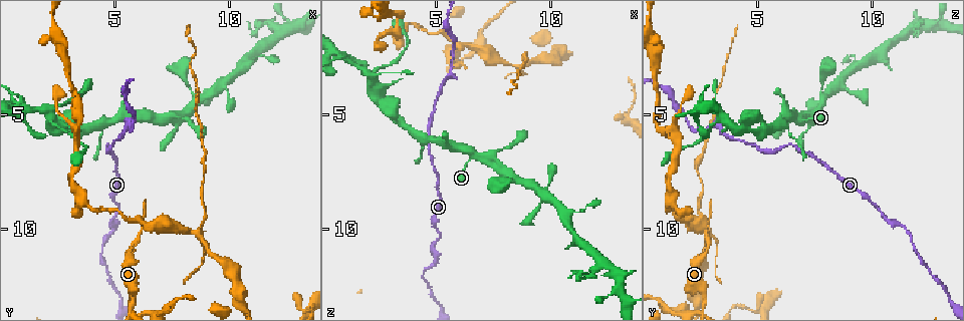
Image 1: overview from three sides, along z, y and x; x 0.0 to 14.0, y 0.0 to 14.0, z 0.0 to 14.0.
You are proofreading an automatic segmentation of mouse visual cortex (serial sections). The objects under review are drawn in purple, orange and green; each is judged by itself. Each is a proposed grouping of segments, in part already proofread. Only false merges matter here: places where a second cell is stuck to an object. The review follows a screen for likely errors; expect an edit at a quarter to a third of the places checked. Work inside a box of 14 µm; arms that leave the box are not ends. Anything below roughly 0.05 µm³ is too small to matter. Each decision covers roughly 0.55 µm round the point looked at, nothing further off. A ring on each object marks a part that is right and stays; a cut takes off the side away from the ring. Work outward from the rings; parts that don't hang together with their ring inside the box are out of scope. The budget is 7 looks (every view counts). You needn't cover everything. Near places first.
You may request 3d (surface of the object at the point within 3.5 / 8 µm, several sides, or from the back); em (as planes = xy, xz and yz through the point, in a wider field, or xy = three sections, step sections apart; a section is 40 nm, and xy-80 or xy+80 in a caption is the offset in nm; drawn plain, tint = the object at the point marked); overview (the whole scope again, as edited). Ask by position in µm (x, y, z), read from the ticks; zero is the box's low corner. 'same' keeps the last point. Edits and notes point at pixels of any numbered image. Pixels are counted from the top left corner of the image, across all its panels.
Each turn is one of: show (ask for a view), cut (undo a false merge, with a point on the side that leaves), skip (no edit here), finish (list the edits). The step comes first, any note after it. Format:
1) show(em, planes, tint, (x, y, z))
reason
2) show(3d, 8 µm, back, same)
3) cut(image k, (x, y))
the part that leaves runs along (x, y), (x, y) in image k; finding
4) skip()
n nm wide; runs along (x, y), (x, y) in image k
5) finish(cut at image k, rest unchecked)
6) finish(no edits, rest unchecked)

show(3d, 8 µm, (5.6, 5.5, 3.1))
sharp bend

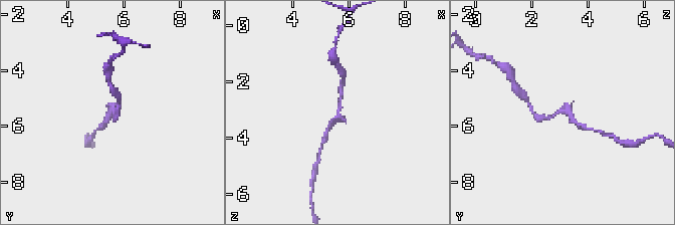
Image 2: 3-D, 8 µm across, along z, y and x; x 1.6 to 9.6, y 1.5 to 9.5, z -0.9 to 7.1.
show(3d, 3.5 µm, (5.6, 5.5, 3.2))

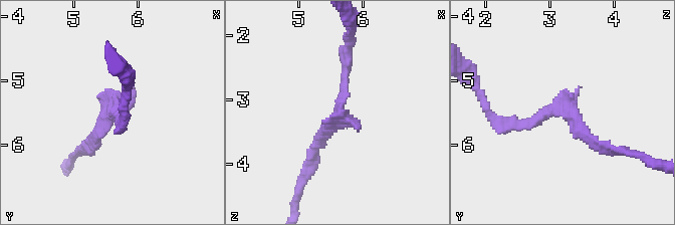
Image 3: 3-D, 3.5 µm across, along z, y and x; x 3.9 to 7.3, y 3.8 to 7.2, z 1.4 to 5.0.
show(em, xy, step 3, tint, (5.65, 5.45, 3.15))
shape alone is not enough

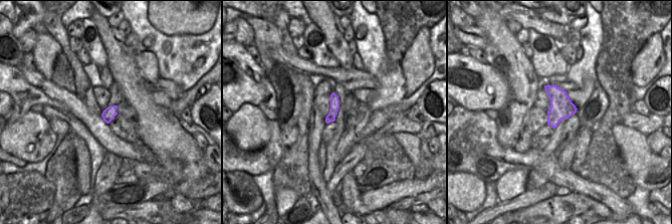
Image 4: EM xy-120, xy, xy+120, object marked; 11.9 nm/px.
skip()
runs along (314, 152), (340, 119), (346, 51) in image 3; all the same cell

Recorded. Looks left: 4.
show(3d, 3.5 µm, (5.5, 5.0, 6.3))
abrupt turn

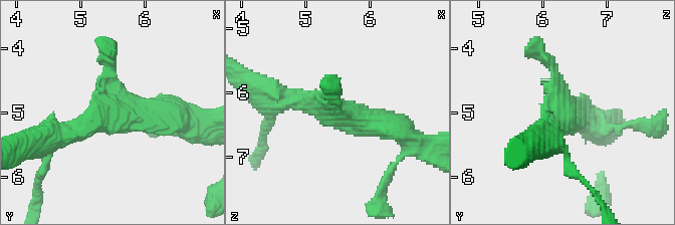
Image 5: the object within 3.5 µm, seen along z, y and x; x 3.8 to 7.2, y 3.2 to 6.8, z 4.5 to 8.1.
show(em, planes, tint, (5.40, 5.10, 6.25))
shape alone is not enough

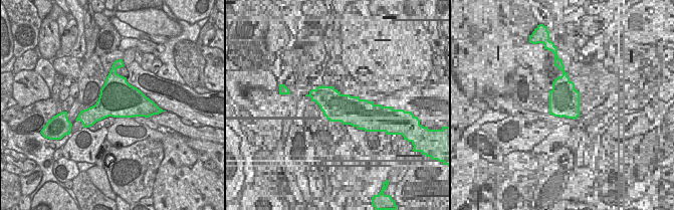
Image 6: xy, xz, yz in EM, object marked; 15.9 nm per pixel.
show(em, xy, step 5, tint, same)

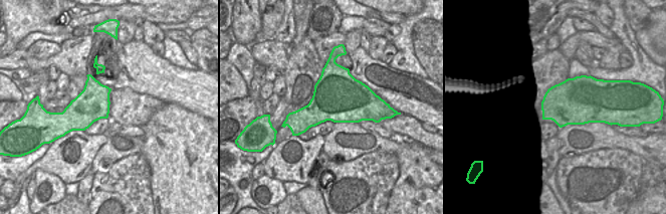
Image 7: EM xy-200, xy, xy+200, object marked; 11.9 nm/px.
skip()
runs along (396, 128), (321, 101), (272, 96) in image 5; continuous, no second cell

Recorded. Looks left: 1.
finish(no edits, rest unchecked)

